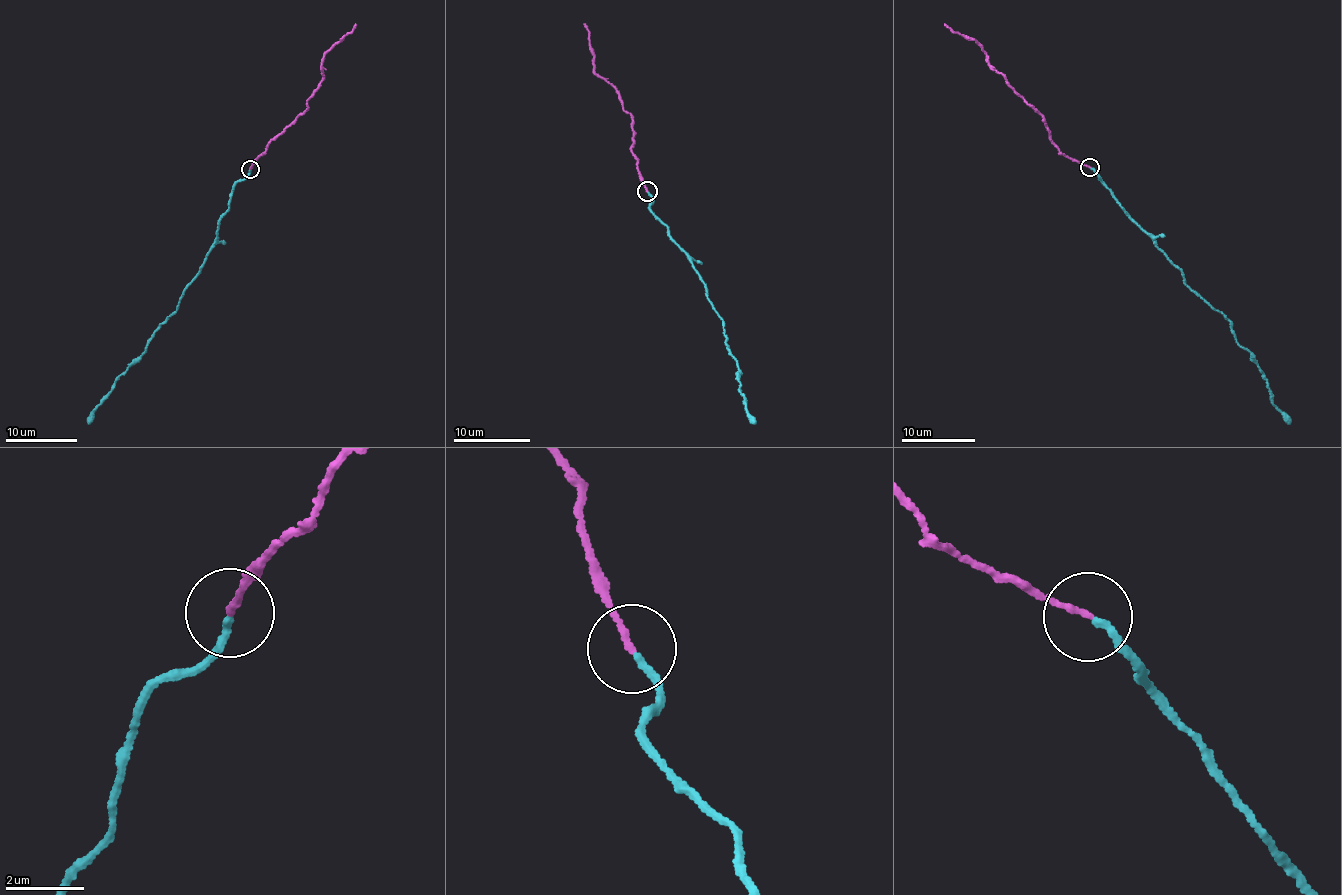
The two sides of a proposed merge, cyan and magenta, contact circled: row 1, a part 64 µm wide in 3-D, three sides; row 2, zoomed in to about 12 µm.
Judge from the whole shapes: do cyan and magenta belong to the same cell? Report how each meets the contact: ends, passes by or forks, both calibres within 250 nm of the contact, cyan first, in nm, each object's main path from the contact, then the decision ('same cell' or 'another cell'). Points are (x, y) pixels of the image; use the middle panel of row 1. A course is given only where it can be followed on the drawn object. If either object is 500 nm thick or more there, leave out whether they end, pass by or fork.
cyan ends | magenta ends | 180/150 nm | cyan via (647, 191), (652, 213), (685, 253), (722, 320), (745, 404), (755, 422) | magenta via (646, 192), (631, 149), (632, 118), (624, 110), (612, 85), (593, 70), (589, 31), (583, 24) | same cell

